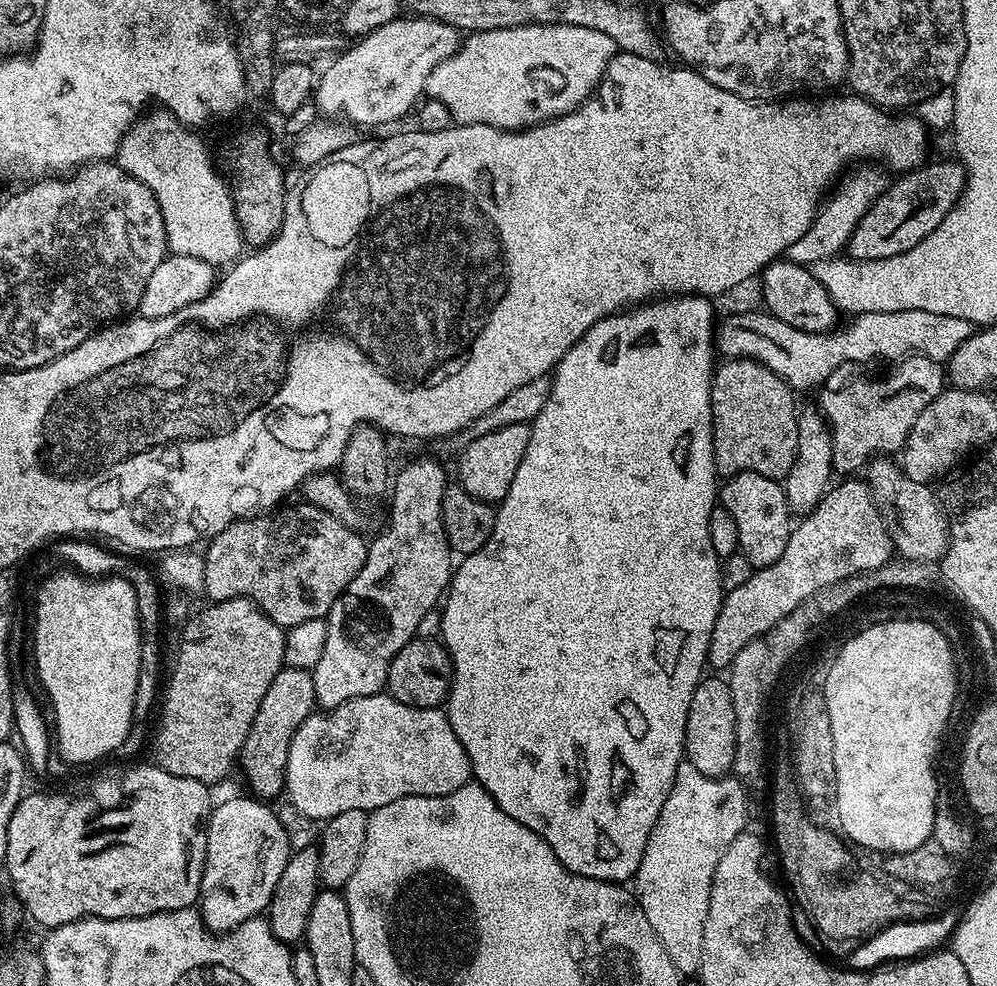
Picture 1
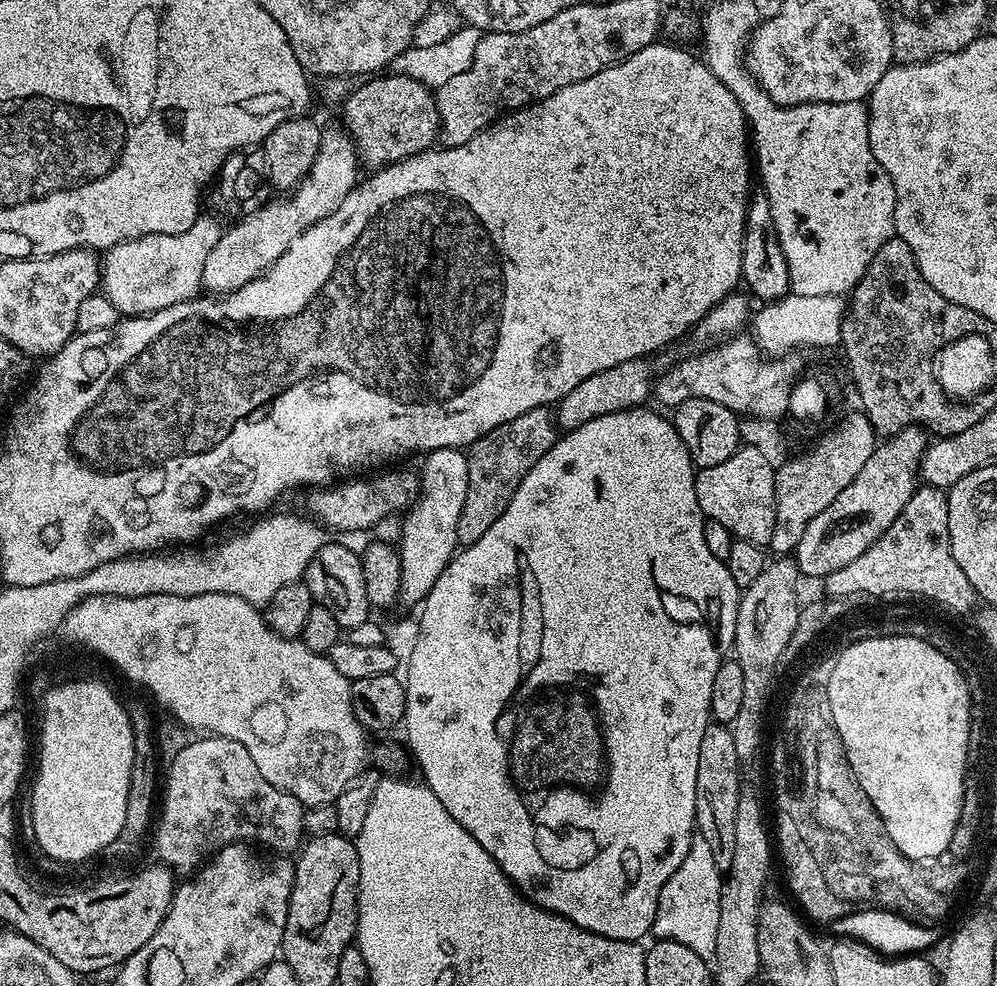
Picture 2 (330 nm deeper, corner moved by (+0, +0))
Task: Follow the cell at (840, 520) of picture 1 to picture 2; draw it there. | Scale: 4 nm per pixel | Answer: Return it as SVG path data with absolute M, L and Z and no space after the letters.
M929 486L917 487L902 514L894 518L886 534L882 534L866 554L858 554L850 566L842 566L842 570L834 570L823 577L822 584L829 597L858 595L860 590L882 595L913 592L910 593L913 597L927 598L933 605L941 604L952 612L969 613L978 604L970 578L966 578L958 562L954 562L948 529L947 495L941 489Z

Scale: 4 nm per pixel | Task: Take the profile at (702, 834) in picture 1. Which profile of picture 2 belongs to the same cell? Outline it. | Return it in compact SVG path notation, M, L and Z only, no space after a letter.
M699 834L693 835L688 848L688 853L682 858L682 862L674 870L672 876L662 886L662 894L658 898L658 910L652 923L651 935L656 940L673 940L682 942L682 946L690 946L694 954L698 954L706 961L711 961L716 954L716 943L718 942L718 906L720 905L720 886L722 883L722 872L716 869L717 853L706 846L706 838Z

